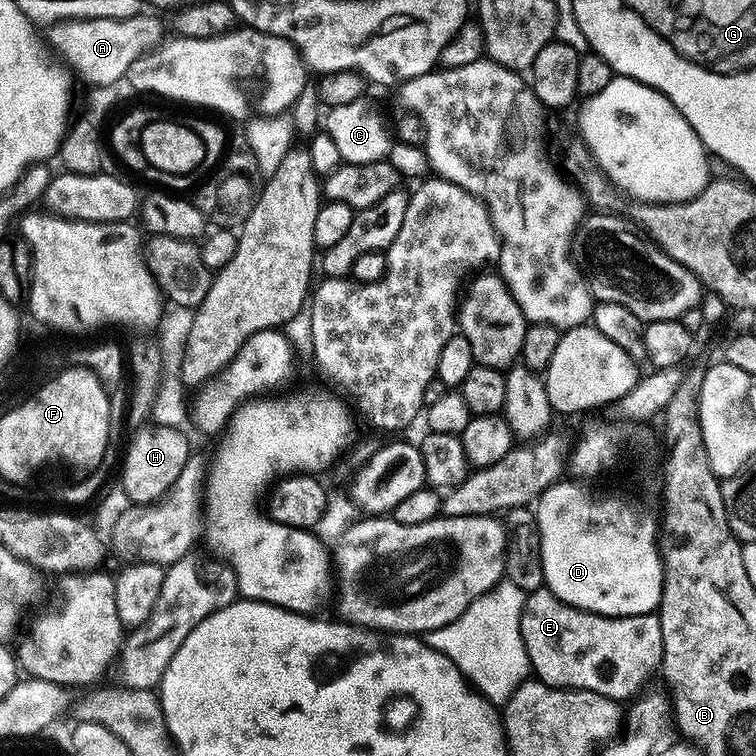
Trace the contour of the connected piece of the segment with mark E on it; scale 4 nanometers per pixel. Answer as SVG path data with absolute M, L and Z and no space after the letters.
M547 586L525 595L520 629L535 679L552 688L590 690L628 702L664 663L659 615L603 616L587 612L562 602Z

